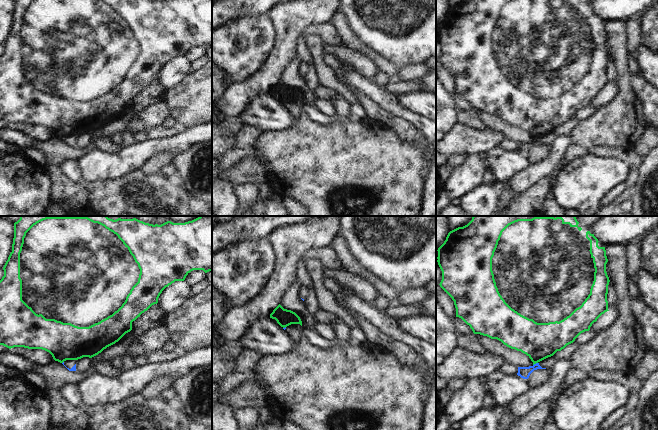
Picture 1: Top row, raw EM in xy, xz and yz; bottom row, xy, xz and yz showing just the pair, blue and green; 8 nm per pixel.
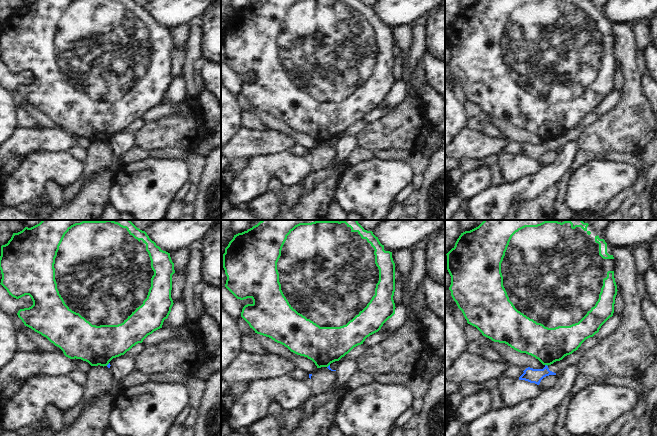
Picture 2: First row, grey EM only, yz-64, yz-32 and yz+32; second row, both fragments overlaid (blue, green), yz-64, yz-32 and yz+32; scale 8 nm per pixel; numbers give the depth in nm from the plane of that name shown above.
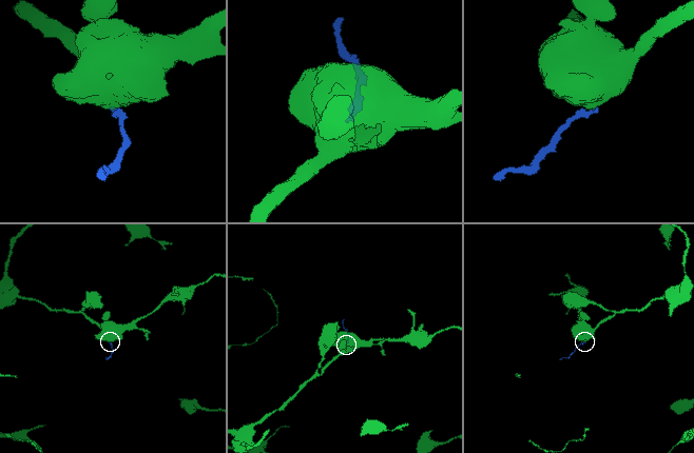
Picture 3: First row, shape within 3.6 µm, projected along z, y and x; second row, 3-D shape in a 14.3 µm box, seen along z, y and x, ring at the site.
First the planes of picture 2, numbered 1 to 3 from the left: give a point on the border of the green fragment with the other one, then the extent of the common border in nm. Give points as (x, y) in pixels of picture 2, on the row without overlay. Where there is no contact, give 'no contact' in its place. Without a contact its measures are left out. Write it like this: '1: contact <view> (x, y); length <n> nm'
1: contact yz-64 (108, 140); length 40 nm
2: contact yz-32 (328, 142); length 40 nm
3: contact yz+32 (546, 141); length 30 nm

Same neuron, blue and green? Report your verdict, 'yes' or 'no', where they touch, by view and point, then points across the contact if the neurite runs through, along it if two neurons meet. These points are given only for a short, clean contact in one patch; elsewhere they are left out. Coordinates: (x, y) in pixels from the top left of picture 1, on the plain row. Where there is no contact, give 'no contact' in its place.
no; contact yz (536, 139); border yz (537, 138), (533, 141)

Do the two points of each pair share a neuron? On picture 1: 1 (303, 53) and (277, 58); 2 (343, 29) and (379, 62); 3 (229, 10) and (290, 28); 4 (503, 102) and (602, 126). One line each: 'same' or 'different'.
1: different
2: same
3: different
4: different

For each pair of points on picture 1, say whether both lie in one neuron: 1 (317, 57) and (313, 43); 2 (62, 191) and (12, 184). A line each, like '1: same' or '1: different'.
1: same
2: different

